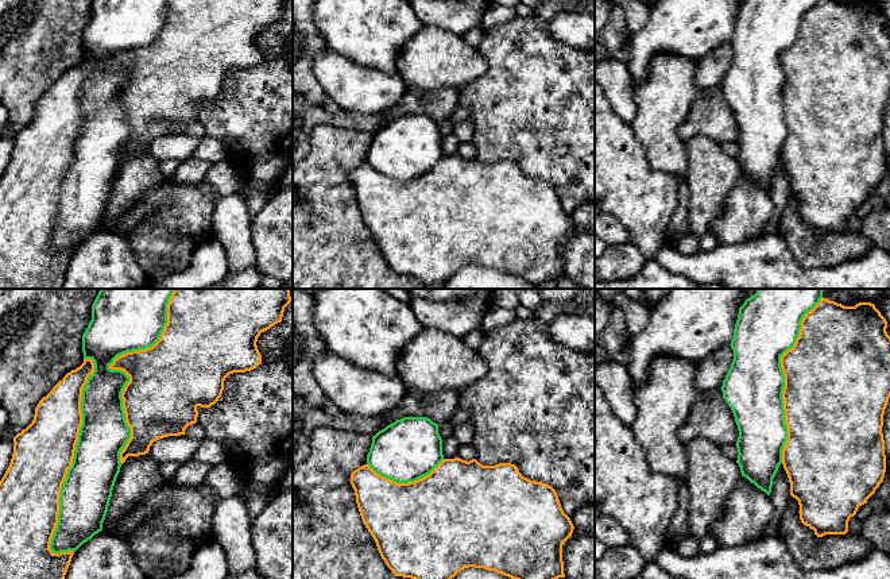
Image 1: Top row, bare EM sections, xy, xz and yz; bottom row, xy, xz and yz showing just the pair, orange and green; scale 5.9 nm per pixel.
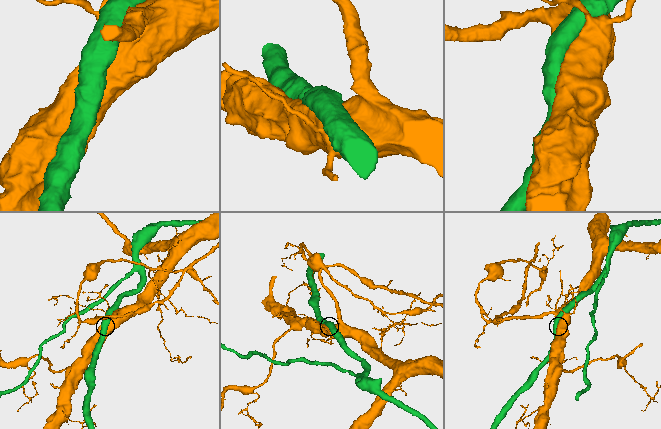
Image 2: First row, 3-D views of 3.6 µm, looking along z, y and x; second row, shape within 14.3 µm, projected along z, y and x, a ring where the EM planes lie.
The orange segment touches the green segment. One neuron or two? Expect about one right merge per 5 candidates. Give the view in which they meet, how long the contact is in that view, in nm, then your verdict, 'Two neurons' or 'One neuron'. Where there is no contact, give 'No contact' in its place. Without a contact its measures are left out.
Touches orange in xy. Shared border 1200 nm. Two neurons

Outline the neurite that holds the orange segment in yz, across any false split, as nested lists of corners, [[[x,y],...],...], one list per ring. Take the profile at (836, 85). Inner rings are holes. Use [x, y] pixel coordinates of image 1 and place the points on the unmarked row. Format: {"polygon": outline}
{"polygon": [[[819,0],[802,19],[794,43],[781,54],[785,73],[782,90],[788,138],[782,162],[790,180],[790,193],[798,198],[800,217],[817,235],[846,232],[848,219],[867,201],[886,170],[883,112],[890,96],[890,34],[887,19],[871,0],[844,4]]]}

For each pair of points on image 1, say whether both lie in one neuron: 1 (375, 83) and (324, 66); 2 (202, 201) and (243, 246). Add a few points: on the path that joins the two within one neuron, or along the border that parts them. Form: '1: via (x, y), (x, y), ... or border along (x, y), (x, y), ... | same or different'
1: via (363, 83), (345, 83), (336, 74) | same
2: border along (221, 197), (215, 207), (212, 217), (213, 236) | different

